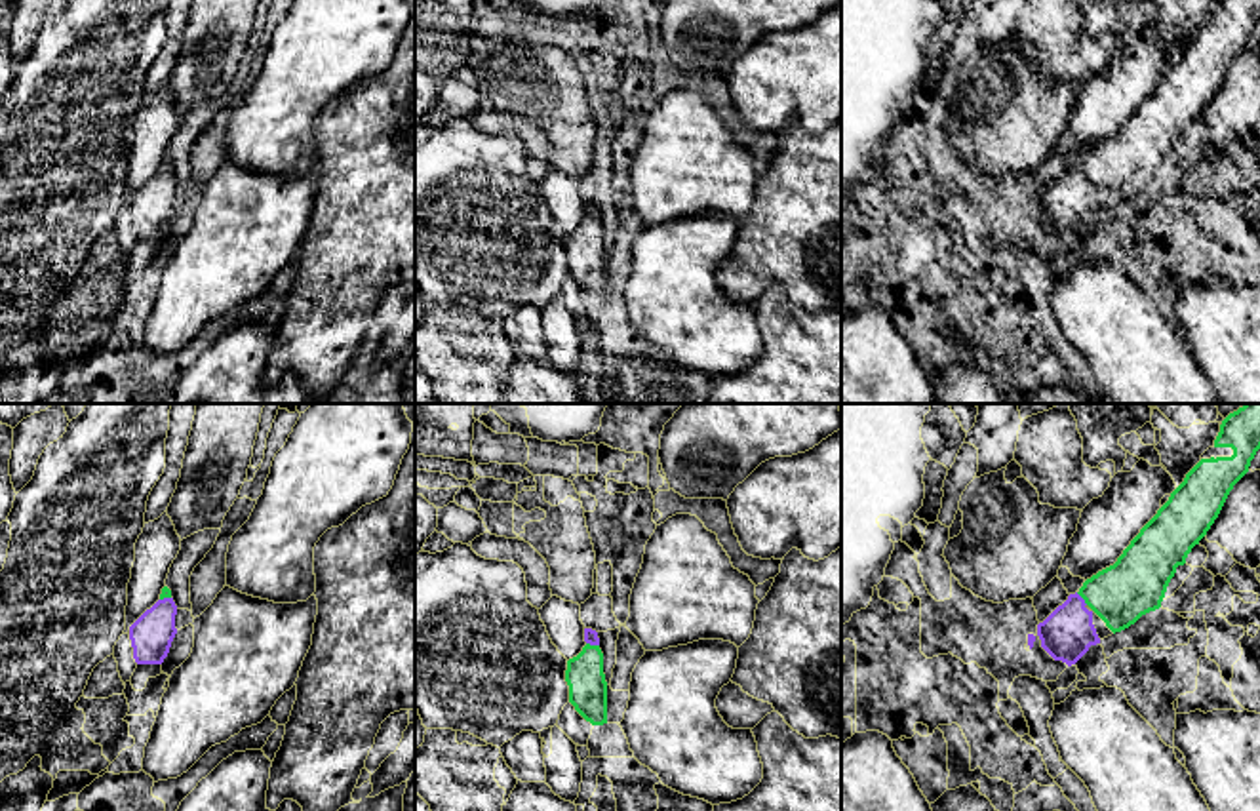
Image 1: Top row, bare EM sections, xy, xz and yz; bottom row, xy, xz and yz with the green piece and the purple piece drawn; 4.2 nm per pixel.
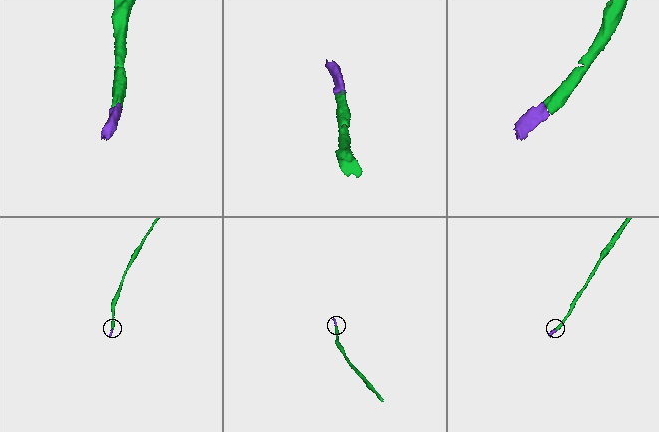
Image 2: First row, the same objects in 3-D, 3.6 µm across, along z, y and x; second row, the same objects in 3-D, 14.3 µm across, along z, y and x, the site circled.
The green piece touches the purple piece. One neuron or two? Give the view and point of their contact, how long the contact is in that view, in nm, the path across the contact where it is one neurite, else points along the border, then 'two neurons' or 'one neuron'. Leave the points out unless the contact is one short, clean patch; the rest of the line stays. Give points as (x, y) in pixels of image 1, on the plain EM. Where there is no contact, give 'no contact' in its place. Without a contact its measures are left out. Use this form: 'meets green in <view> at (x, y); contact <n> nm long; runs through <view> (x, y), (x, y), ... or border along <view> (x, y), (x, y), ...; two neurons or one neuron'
meets green in yz at (1082, 170); contact 80 nm long; runs through yz (1135, 158), (1123, 166), (1082, 170), (1074, 179), (1066, 208); one neuron

